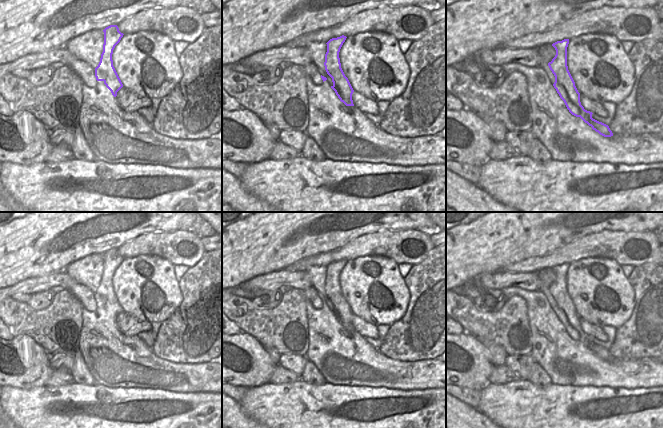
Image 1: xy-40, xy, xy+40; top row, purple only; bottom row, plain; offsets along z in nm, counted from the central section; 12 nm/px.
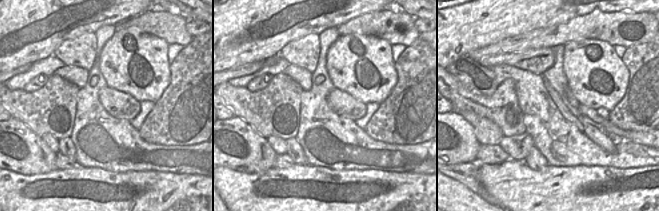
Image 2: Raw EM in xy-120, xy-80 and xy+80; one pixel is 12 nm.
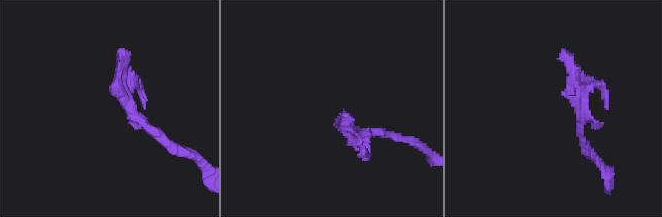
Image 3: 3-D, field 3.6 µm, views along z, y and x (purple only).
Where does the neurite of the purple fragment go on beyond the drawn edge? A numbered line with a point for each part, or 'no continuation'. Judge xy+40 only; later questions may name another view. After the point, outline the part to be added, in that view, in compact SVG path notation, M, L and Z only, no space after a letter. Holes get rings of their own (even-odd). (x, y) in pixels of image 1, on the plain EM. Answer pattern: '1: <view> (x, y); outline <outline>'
1: xy+40 (544, 290); outline M541 287L540 291L548 298L548 302L549 302L550 306L552 308L554 308L554 306L555 306L555 300L552 297L552 295L550 294L548 288L547 287Z

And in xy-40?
1: xy-40 (88, 271); outline M92 254L72 262L64 271L74 279L76 283L89 288L95 293L100 286L103 268L103 254Z

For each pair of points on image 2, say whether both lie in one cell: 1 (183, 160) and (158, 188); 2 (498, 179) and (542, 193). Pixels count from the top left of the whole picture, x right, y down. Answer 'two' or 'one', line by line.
1: two
2: one

